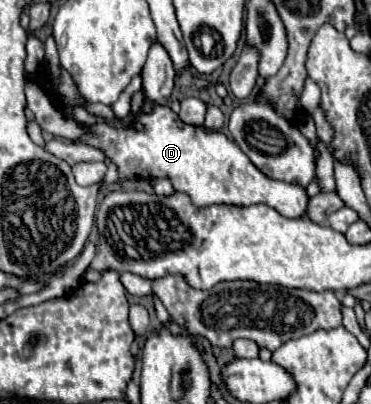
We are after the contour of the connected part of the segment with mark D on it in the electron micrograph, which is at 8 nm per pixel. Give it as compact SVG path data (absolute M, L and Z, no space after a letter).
M135 93L131 101L131 115L145 125L145 131L133 129L113 129L109 125L95 125L91 133L83 135L81 141L103 149L107 159L119 167L119 179L171 179L175 191L183 191L191 197L197 207L209 207L215 203L249 207L257 203L265 203L277 209L283 217L289 219L305 219L305 209L309 203L309 195L303 187L293 183L283 183L265 177L241 149L229 141L219 131L209 131L205 127L195 127L183 123L177 113L173 113L167 105L155 107L149 115L135 115L143 101L143 93Z

